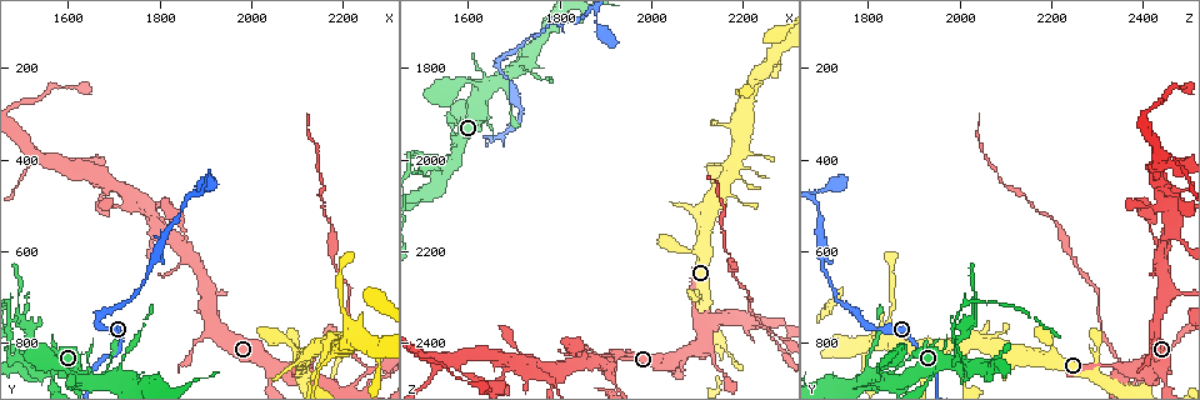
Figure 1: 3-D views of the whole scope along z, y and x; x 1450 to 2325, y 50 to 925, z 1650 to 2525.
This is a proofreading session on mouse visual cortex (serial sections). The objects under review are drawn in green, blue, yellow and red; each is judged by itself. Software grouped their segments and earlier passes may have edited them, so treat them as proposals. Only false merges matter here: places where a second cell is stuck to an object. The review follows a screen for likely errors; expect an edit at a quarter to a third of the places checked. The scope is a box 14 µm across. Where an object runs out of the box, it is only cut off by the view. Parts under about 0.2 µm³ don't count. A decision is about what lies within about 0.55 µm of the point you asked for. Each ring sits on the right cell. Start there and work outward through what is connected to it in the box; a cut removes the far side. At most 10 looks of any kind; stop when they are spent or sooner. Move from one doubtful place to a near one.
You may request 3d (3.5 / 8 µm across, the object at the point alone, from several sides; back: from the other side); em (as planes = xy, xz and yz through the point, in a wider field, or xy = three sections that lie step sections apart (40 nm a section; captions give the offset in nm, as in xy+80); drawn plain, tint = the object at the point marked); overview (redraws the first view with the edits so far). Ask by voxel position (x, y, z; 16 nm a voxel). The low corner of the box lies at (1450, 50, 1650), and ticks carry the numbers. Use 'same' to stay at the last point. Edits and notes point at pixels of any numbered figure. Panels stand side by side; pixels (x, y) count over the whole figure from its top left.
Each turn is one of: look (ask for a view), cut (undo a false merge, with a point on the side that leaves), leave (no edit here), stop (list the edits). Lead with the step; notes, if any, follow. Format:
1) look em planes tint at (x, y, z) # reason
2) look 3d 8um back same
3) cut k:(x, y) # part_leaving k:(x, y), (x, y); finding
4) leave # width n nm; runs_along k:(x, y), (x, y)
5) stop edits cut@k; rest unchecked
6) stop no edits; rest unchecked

look 3d 3.5um at (1660, 750, 1790) # abrupt turn

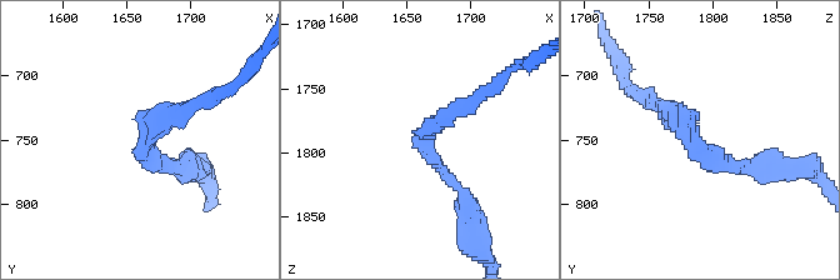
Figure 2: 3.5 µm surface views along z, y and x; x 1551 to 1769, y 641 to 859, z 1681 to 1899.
look em xy step 1 tint at (1664, 756, 1788)

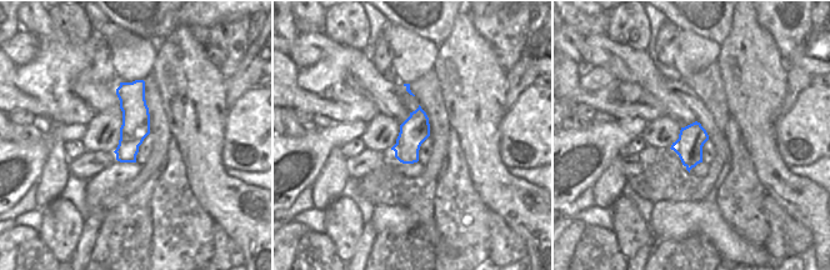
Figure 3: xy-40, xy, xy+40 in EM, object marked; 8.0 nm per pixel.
leave # runs_along 2:(759, 163), (718, 163), (653, 98); continuous, no second cell

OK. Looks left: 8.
look 3d 3.5um back at (1635, 885, 1855) # a narrow waist

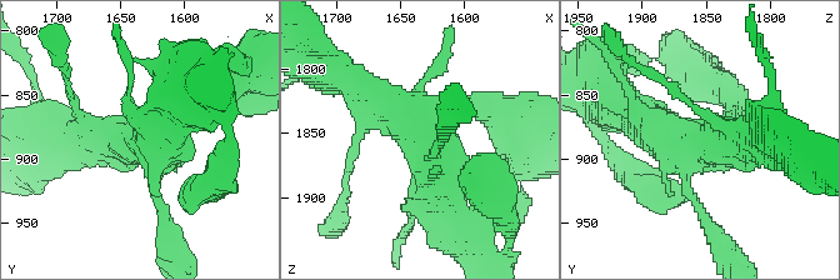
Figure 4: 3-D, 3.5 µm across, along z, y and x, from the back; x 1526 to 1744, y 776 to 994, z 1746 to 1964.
look em xy step 3 plain at (1630, 886, 1856)

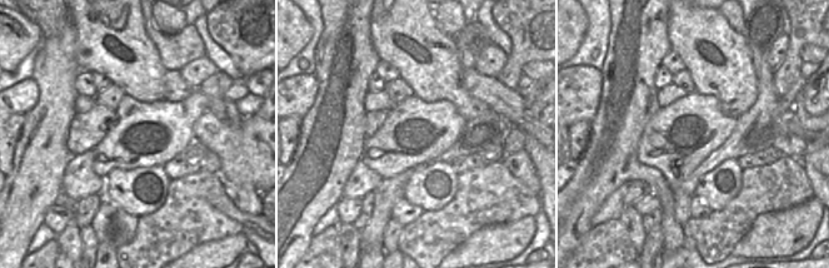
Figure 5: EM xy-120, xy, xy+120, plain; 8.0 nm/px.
look em xy step 3 tint same # with the object marked

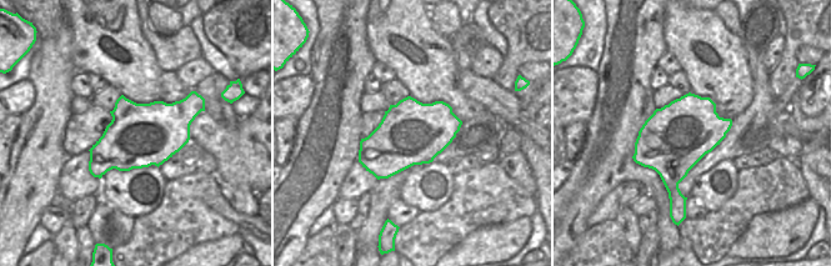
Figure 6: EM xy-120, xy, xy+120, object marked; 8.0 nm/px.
leave # runs_along 4:(451, 224), (424, 138), (378, 106); one cell here

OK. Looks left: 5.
look 3d 3.5um at (1525, 800, 1990) # sudden change in width

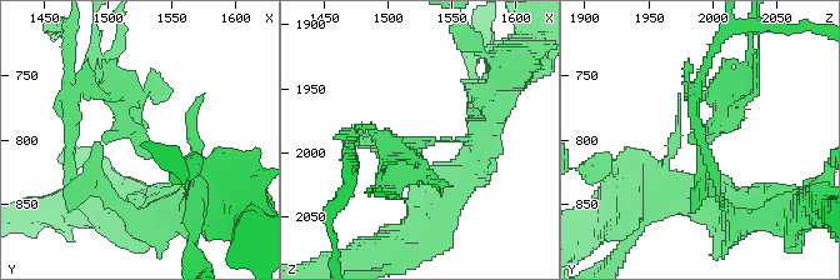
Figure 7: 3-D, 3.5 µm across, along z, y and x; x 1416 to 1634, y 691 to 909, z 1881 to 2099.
look em xy step 1 tint at (1528, 796, 1994) # shape alone is not enough

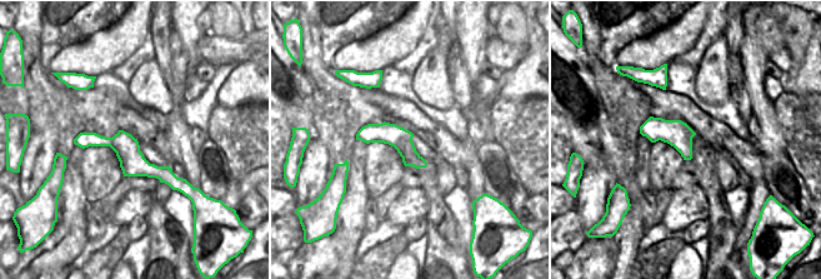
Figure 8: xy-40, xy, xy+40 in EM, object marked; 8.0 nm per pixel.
cut 7:(110, 101) # part_leaving 7:(701, 153), (720, 103), (691, 88); two cells meet here

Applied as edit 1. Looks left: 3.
look overview # redraw

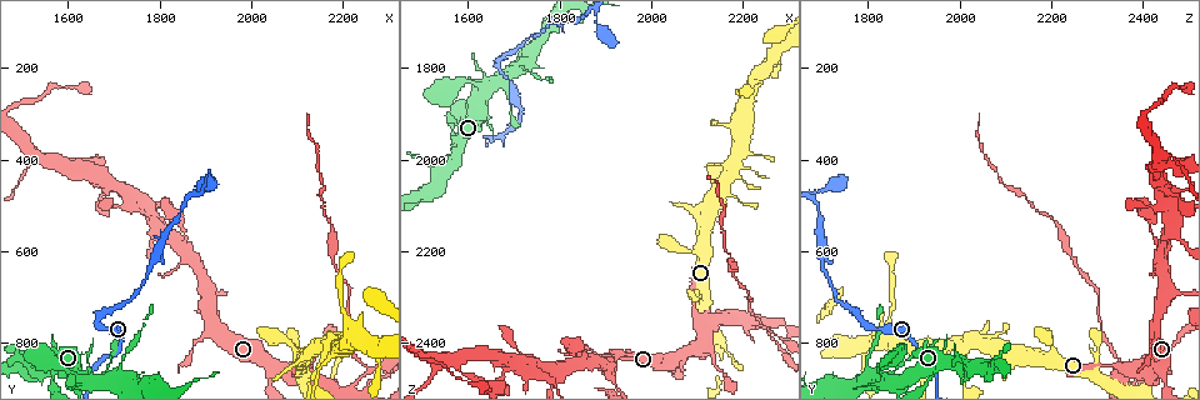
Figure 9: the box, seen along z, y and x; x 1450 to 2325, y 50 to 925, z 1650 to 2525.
look 3d 8um at (2255, 870, 2375) # abrupt turn

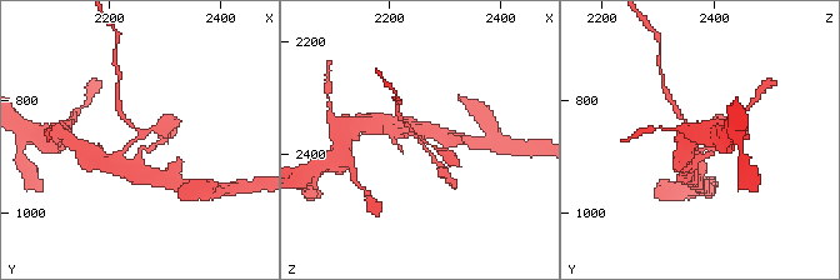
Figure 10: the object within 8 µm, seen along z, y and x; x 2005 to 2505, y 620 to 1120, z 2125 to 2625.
look 3d 3.5um at (2255, 870, 2375)

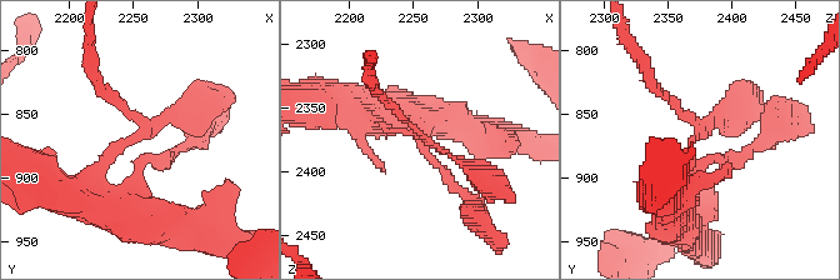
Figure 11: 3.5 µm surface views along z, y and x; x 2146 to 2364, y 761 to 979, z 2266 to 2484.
cut 11:(115, 96) # two cells meet here

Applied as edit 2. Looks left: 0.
stop edits cut@7, cut@11; rest unchecked

